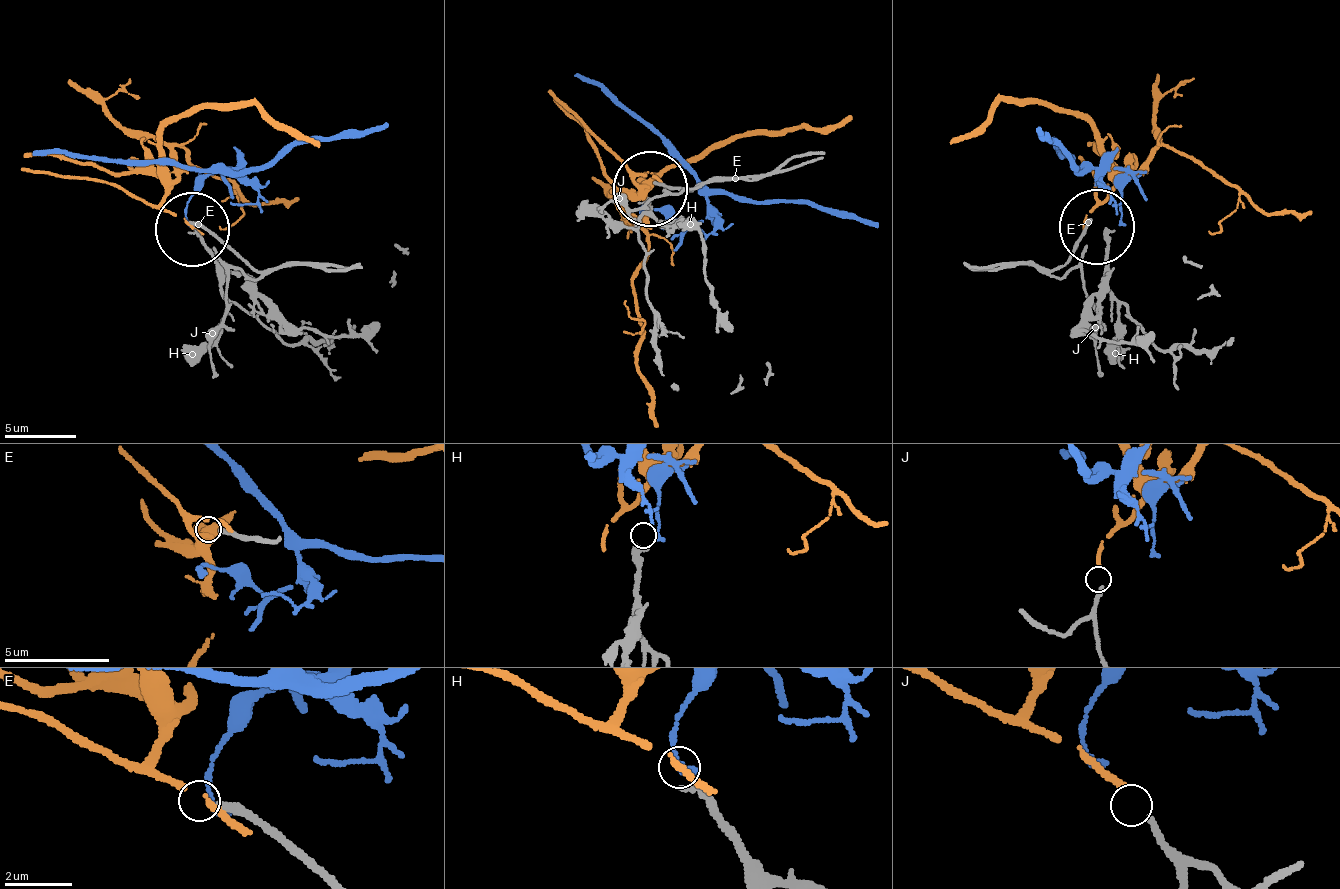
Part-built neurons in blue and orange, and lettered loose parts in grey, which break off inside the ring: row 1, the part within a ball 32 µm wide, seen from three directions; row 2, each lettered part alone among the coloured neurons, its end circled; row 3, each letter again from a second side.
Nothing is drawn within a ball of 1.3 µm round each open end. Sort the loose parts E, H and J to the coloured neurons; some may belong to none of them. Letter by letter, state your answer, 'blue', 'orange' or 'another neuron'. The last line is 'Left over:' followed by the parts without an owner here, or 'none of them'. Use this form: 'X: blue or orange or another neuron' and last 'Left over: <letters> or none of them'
E: another neuron
H: another neuron
J: orange
Left over: E, H

